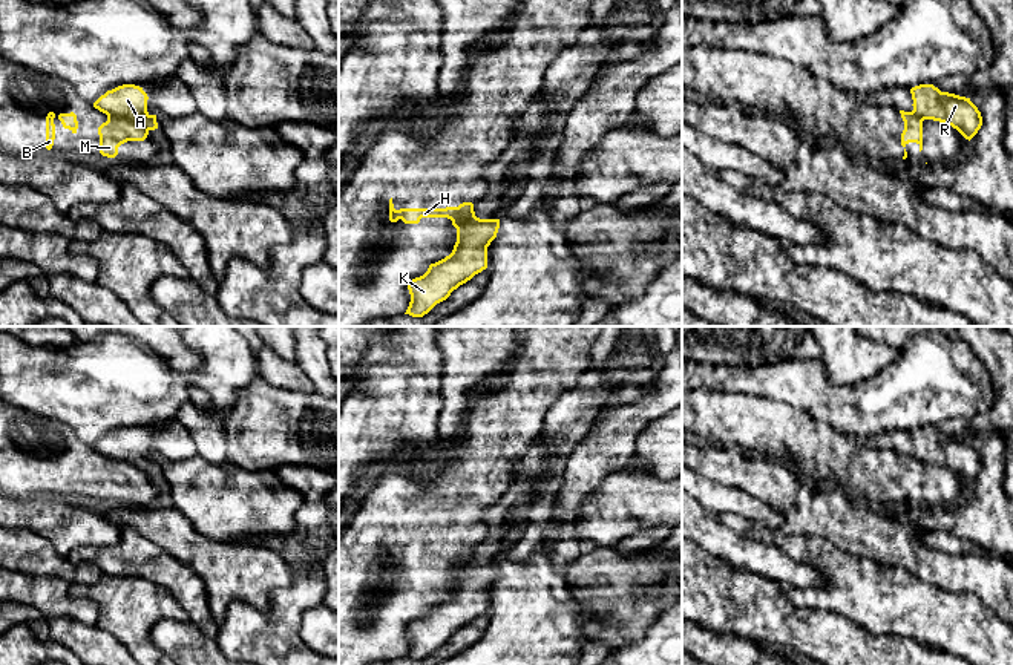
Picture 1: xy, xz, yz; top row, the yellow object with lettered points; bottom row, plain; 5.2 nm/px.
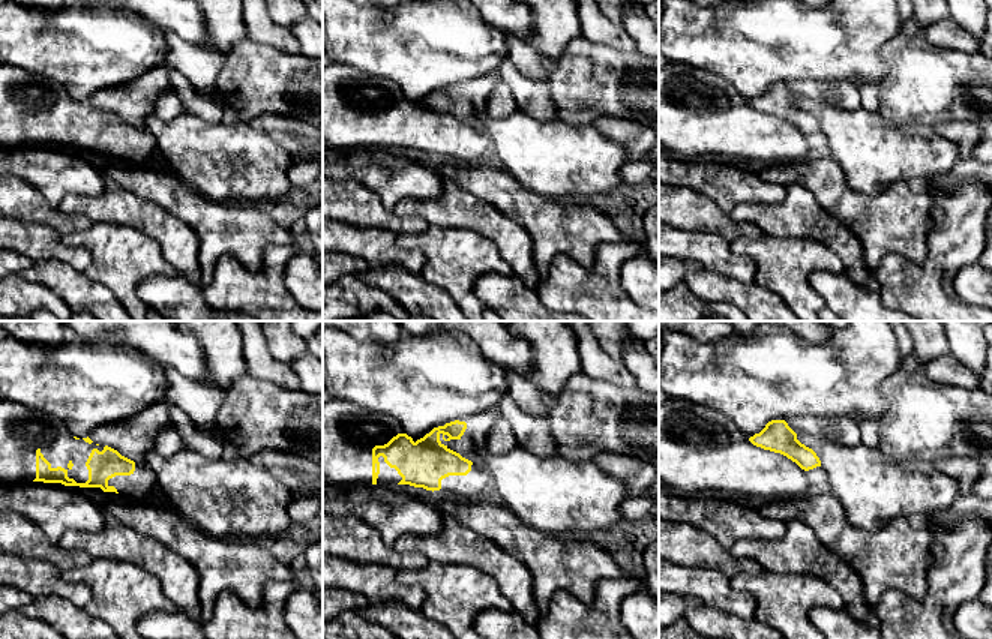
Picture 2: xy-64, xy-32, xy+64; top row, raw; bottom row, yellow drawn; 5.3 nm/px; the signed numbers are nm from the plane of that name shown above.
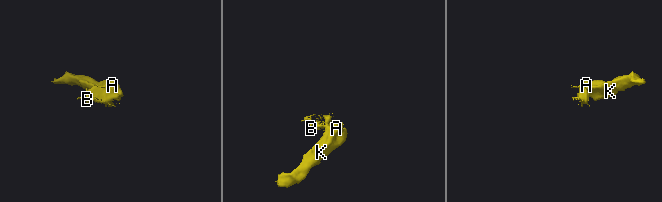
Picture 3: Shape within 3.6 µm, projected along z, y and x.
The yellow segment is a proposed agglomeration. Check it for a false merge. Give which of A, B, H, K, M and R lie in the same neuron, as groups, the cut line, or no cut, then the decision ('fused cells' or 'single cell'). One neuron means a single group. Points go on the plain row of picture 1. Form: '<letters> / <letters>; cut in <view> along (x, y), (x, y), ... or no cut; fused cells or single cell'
A K R / B H M; cut in xy along (106, 455), (115, 460), (129, 460), (149, 472); fused cells

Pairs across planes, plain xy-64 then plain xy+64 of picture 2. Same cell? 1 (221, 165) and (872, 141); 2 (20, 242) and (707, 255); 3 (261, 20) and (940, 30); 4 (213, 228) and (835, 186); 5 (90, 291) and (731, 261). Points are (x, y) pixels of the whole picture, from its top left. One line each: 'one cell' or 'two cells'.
1: one cell
2: one cell
3: one cell
4: one cell
5: two cells

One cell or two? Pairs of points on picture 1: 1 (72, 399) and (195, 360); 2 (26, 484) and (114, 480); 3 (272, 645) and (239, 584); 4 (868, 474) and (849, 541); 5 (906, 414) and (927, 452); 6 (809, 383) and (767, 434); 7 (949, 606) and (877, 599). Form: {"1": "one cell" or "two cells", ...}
{"1": "two cells", "2": "one cell", "3": "two cells", "4": "two cells", "5": "two cells", "6": "two cells", "7": "one cell"}

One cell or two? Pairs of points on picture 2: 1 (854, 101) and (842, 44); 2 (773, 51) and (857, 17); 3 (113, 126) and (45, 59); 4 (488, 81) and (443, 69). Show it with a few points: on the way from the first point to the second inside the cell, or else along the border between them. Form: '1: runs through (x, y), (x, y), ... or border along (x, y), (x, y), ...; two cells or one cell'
1: border along (815, 78), (842, 78), (854, 86); two cells
2: runs through (794, 51), (823, 51), (836, 38); one cell
3: border along (65, 93), (72, 99), (87, 101); two cells
4: border along (496, 71), (480, 75), (465, 86); two cells

